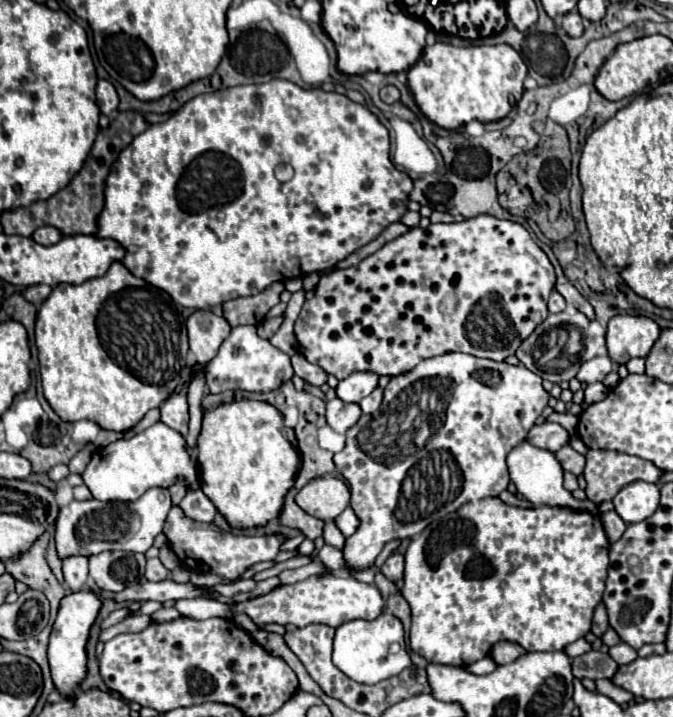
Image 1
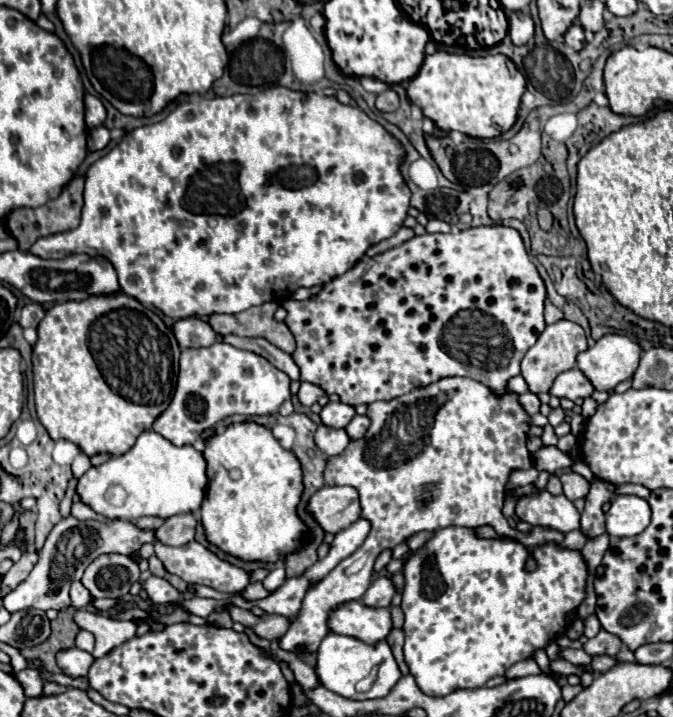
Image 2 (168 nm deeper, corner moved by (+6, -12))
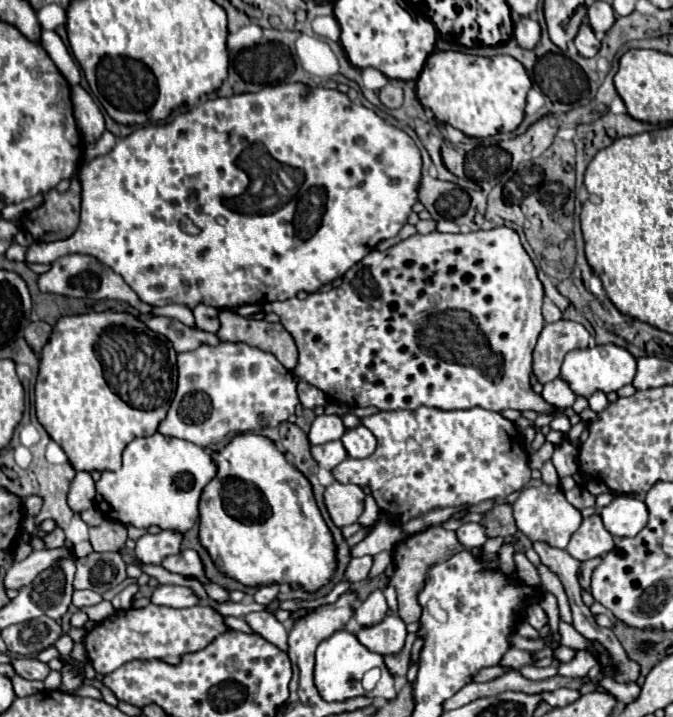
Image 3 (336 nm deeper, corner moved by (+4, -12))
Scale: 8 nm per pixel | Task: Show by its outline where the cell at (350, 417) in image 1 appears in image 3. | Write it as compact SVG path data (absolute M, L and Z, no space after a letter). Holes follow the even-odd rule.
M332 440L332 442L326 442L326 444L312 446L312 456L314 456L314 460L320 464L320 468L332 470L332 468L338 466L348 454L346 454L344 444L342 444L340 440Z

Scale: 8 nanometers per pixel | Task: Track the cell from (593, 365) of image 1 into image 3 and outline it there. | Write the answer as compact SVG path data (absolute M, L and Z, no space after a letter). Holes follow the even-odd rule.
M556 378L556 380L548 382L542 390L542 398L548 404L556 406L558 410L564 410L564 408L568 408L576 402L576 394L570 390L570 386L562 378Z

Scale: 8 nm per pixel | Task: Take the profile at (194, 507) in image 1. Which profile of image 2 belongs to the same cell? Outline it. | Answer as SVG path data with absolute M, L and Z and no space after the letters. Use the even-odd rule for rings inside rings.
M192 514L170 516L154 532L154 540L168 546L184 546L186 542L194 540L194 530L196 530L196 518Z

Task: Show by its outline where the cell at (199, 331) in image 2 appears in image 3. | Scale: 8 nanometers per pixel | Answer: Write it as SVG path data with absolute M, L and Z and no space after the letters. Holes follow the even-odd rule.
M200 304L194 308L194 318L196 318L196 328L204 332L216 332L218 330L218 318L216 318L216 308Z

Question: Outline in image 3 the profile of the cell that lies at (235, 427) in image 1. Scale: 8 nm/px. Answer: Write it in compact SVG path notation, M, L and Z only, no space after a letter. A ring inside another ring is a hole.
M244 432L244 434L236 434L226 446L224 450L220 450L216 456L214 456L214 462L218 466L218 472L216 476L208 482L208 486L202 490L202 498L200 498L200 542L202 546L208 550L210 558L214 560L214 564L230 578L246 584L246 586L264 586L264 584L292 584L292 586L304 586L306 590L314 592L318 590L320 586L324 586L332 574L334 574L334 568L336 568L336 558L334 558L334 544L332 544L332 534L314 502L314 494L312 494L312 486L310 482L306 480L306 476L302 476L302 472L298 472L288 460L286 456L276 448L276 444L262 436L262 434L252 434L252 432Z

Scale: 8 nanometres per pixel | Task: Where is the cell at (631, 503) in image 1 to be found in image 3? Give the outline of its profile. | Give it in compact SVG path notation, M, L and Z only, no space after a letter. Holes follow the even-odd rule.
M620 496L600 512L604 526L614 538L636 536L648 524L648 508L642 500Z

